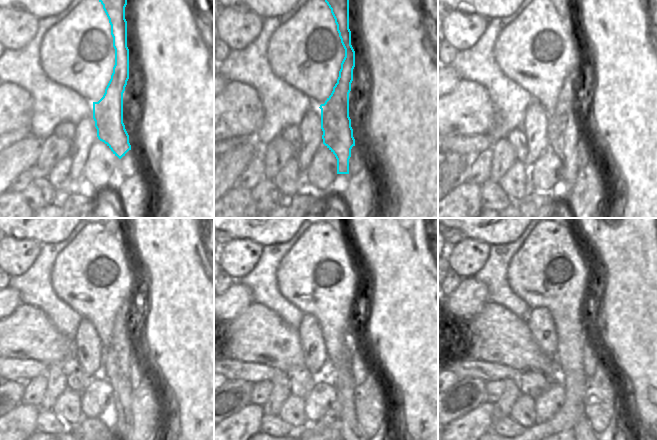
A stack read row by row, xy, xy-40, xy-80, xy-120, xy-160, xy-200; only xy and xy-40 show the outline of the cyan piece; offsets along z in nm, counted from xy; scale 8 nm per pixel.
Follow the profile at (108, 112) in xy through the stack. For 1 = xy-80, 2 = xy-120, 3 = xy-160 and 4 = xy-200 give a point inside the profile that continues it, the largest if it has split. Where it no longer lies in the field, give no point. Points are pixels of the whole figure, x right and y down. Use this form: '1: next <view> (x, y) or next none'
1: next xy-80 (563, 132)
2: next xy-120 (116, 358)
3: next xy-160 (349, 421)
4: next xy-200 (583, 421)

